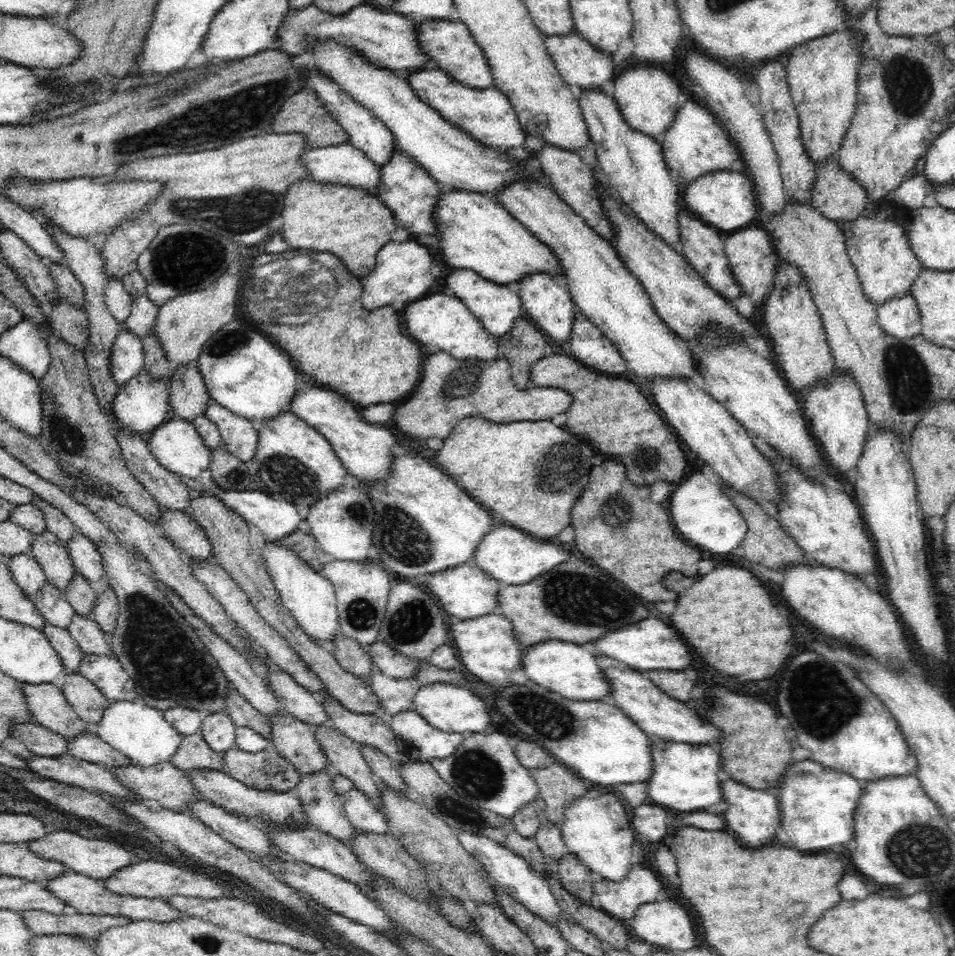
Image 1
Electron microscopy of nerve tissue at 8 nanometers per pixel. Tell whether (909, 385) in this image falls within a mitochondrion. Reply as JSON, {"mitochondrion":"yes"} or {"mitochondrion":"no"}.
{"mitochondrion":"yes"}

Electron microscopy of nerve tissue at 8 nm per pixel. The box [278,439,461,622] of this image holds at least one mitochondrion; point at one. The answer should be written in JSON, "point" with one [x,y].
{"point":[405,537]}

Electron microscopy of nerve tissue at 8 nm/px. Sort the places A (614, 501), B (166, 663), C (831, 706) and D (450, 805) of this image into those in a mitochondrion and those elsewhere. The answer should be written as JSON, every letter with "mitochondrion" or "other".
{"A":"mitochondrion","B":"mitochondrion","C":"mitochondrion","D":"mitochondrion"}

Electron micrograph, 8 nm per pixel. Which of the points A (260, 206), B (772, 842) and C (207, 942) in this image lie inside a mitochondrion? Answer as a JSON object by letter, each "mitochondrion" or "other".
{"A":"mitochondrion","B":"other","C":"mitochondrion"}

